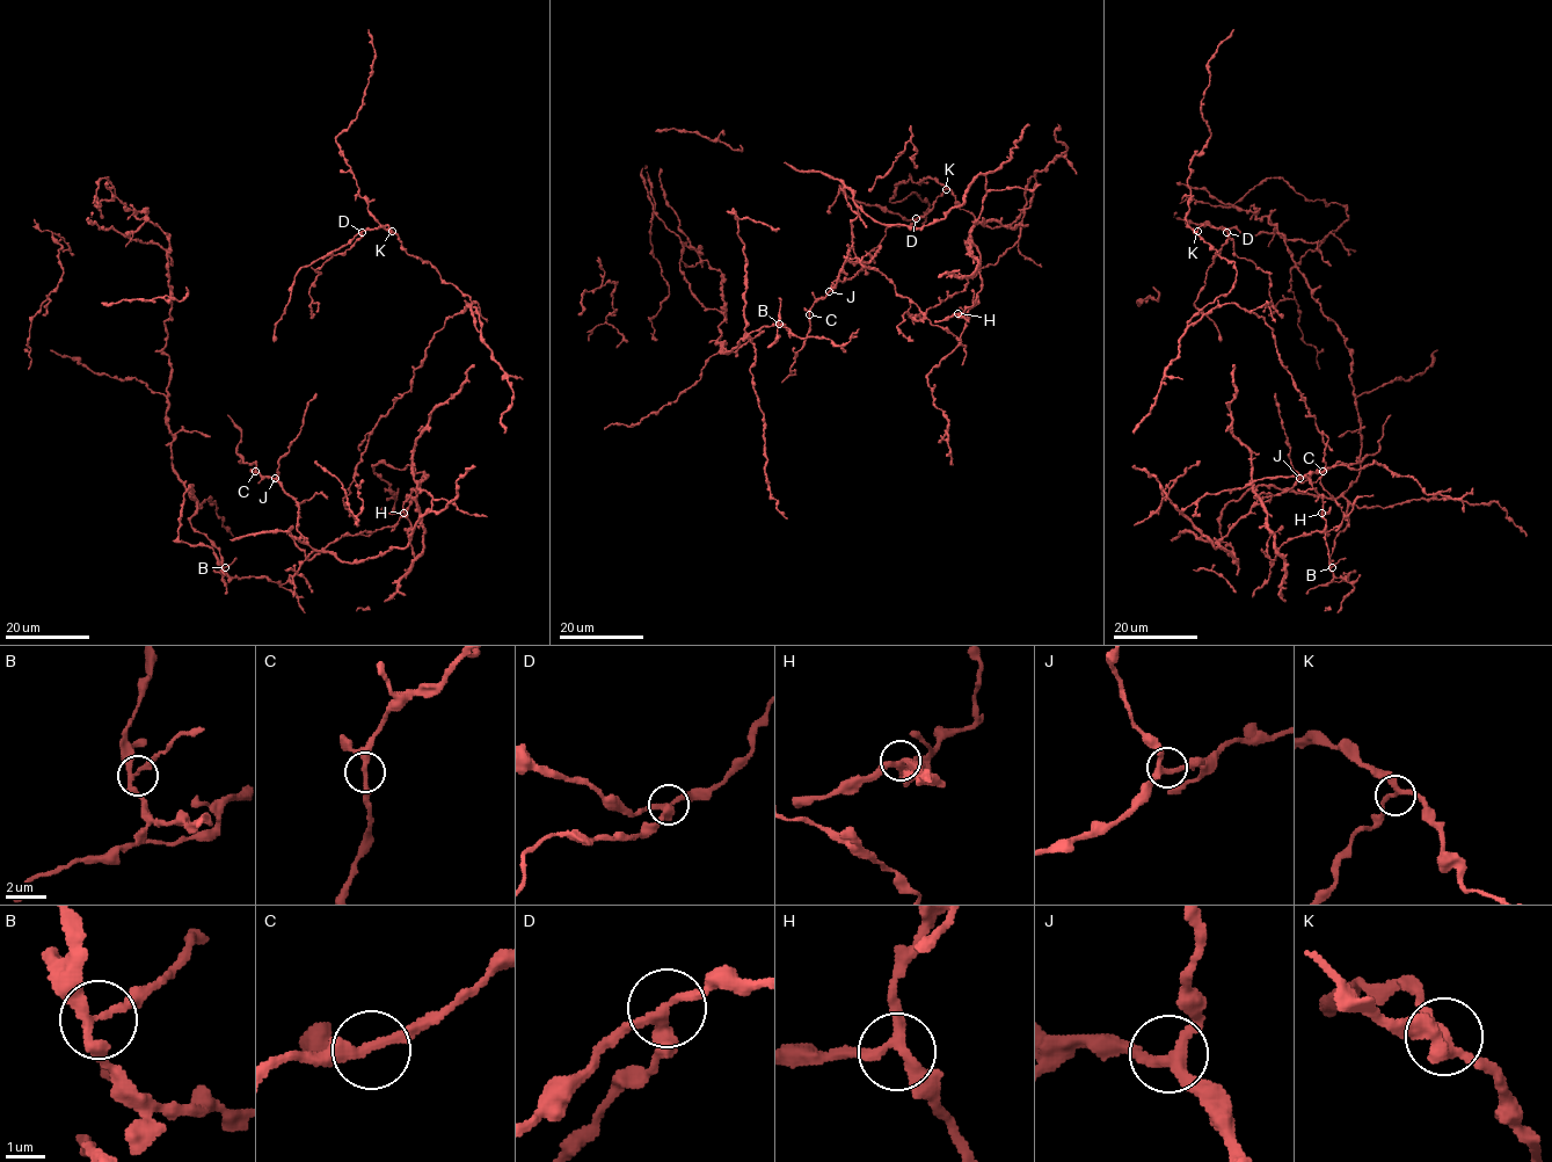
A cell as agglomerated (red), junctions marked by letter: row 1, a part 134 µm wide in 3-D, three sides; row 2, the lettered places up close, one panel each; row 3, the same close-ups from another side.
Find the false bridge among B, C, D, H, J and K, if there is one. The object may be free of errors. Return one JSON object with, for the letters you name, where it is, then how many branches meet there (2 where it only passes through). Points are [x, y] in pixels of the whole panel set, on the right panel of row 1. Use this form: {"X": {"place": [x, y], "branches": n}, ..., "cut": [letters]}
{"cut": []}

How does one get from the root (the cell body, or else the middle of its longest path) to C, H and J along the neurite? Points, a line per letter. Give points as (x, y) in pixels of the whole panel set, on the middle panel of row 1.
C: (898, 224), (877, 223), (858, 209), (851, 220), (852, 246), (843, 270), (828, 292), (814, 303), (809, 314)
H: (898, 224), (941, 219), (985, 176), (970, 232), (982, 290), (957, 313)
J: (898, 224), (877, 223), (859, 208), (851, 220), (852, 246), (829, 291)

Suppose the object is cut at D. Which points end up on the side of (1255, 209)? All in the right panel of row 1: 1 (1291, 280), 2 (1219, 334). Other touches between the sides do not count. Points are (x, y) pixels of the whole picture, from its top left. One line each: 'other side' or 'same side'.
1: same side
2: other side

